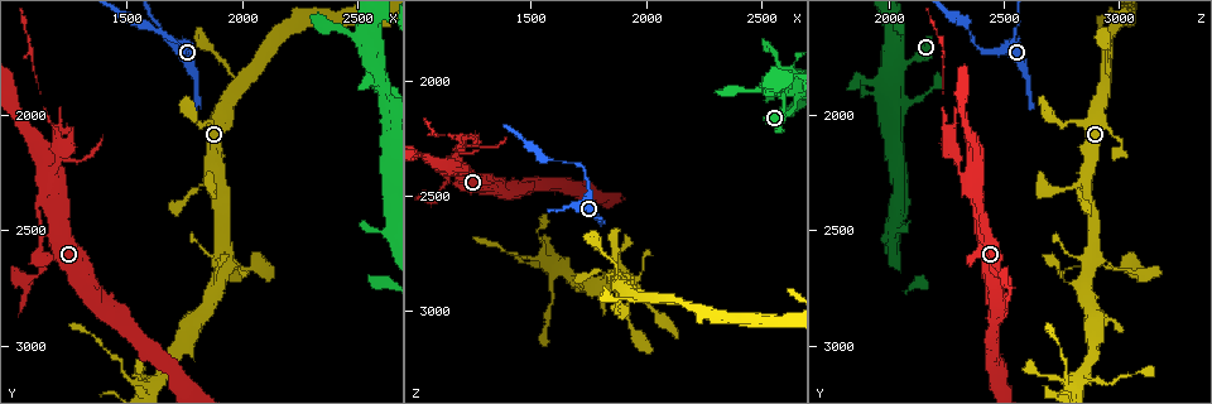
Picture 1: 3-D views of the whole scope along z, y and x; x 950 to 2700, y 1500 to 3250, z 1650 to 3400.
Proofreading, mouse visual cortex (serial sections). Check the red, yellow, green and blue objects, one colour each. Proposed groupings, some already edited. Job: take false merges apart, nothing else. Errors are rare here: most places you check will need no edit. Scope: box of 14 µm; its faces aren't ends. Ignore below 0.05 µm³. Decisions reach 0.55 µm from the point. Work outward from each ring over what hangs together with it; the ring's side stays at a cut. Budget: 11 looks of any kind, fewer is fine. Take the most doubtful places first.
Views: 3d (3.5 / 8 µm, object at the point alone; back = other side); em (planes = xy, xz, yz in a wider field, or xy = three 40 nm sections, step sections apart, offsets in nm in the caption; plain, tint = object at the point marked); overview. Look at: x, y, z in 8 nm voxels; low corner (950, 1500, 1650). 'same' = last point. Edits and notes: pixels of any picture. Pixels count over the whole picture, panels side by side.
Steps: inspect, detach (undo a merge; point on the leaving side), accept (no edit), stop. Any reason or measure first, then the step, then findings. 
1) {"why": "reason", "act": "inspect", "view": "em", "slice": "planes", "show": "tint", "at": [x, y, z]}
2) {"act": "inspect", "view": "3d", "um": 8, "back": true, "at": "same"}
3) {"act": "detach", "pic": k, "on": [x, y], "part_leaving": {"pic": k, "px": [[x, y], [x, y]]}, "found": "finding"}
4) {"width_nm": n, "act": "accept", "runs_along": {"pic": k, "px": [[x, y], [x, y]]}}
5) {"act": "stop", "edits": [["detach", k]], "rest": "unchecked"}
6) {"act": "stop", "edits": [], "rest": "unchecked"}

{"why": "a fork", "act": "inspect", "view": "3d", "um": 3.5, "at": [1190, 2170, 2300]}

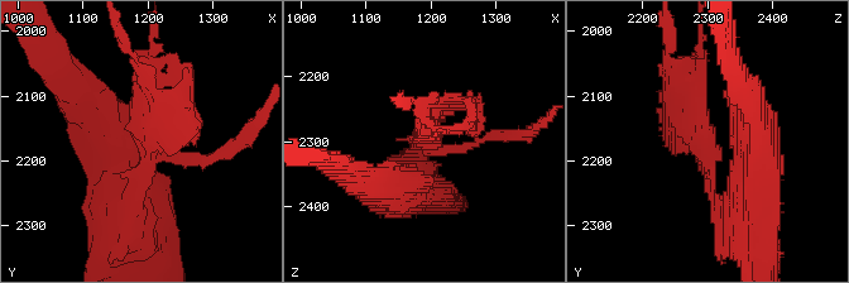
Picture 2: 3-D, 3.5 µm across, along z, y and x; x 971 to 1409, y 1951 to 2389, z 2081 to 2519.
{"why": "need the tissue", "act": "inspect", "view": "em", "slice": "xy", "step": 1, "show": "tint", "at": [1195, 2165, 2290]}

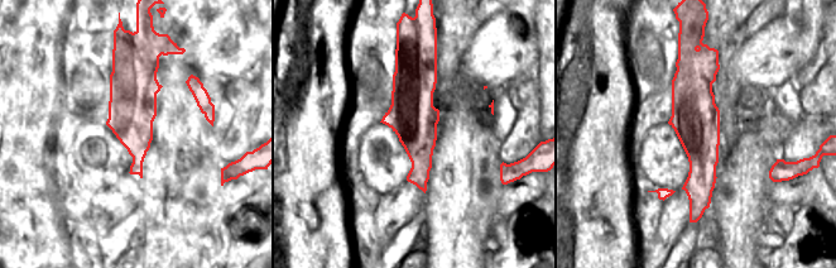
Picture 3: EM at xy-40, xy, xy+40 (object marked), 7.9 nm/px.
{"act": "accept", "found": "one cell here"}

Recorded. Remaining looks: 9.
{"why": "abrupt turn", "act": "inspect", "view": "3d", "um": 3.5, "at": [1120, 2550, 2410]}

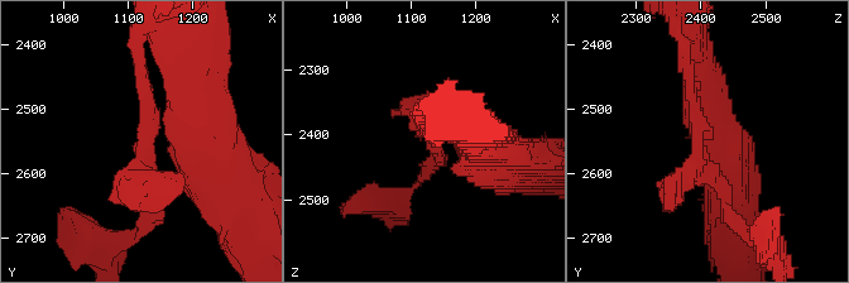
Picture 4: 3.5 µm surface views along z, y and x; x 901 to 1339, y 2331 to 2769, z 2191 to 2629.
{"act": "inspect", "view": "em", "slice": "planes", "show": "tint", "at": [1120, 2565, 2395]}

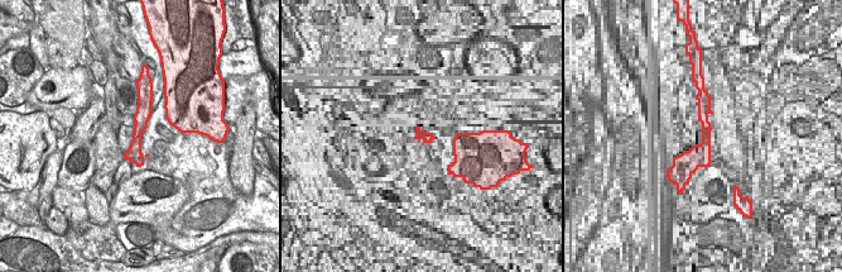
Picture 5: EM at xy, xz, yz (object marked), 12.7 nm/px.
{"act": "inspect", "view": "em", "slice": "xy", "step": 2, "show": "tint", "at": "same"}

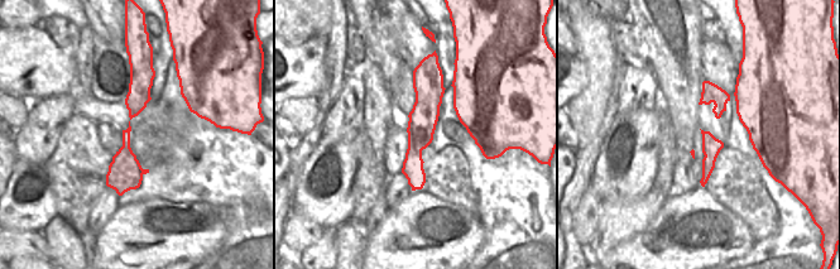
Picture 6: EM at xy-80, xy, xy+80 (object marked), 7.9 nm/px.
{"act": "accept", "found": "continuous, no second cell"}

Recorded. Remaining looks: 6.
{"why": "thick turns thin", "act": "inspect", "view": "3d", "um": 3.5, "at": [1880, 2290, 2850]}

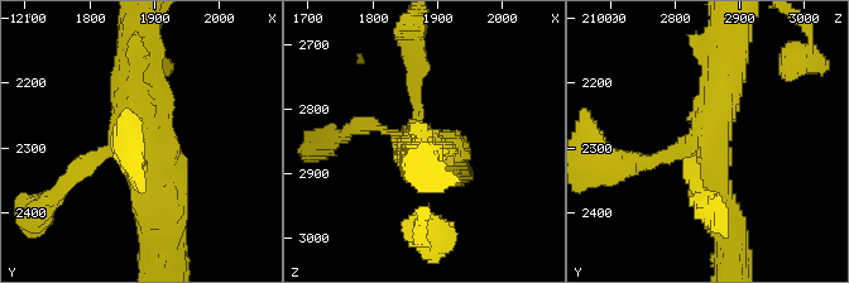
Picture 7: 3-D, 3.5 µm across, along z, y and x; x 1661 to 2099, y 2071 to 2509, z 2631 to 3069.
{"act": "accept", "found": "all the same cell"}

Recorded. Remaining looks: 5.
{"why": "thin arm on a thick one", "act": "inspect", "view": "3d", "um": 3.5, "at": [1950, 2630, 2910]}

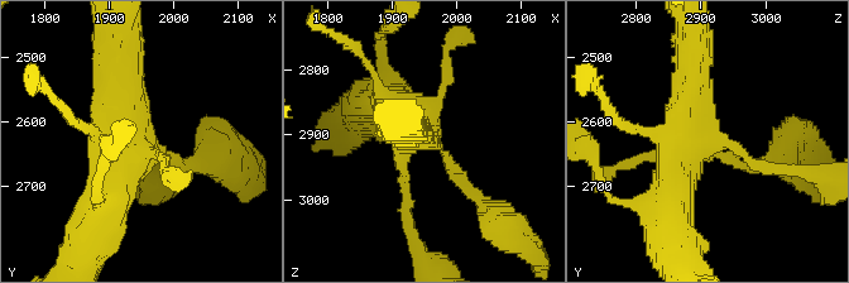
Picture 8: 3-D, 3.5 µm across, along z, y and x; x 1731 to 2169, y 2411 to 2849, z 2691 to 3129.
{"act": "inspect", "view": "em", "slice": "xy", "step": 2, "show": "tint", "at": [1955, 2630, 2900]}

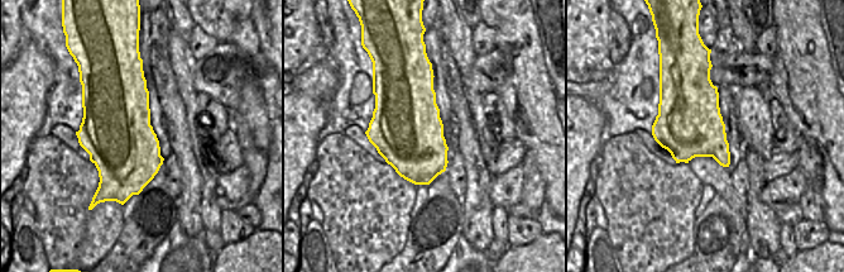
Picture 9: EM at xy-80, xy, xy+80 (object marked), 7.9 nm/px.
{"why": "another direction", "act": "inspect", "view": "em", "slice": "xy", "step": 5, "show": "tint", "at": "same"}

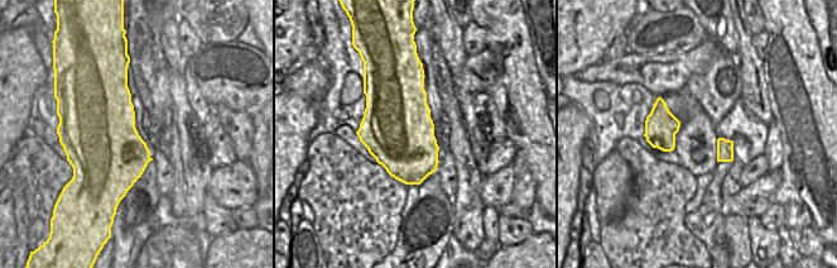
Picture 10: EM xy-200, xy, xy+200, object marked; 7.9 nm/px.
{"width_nm": 550, "act": "accept", "runs_along": {"pic": 8, "px": [[692, 56], [692, 126], [670, 215]]}, "found": "one cell here"}

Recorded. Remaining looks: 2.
{"act": "stop", "edits": [], "rest": "unchecked"}

